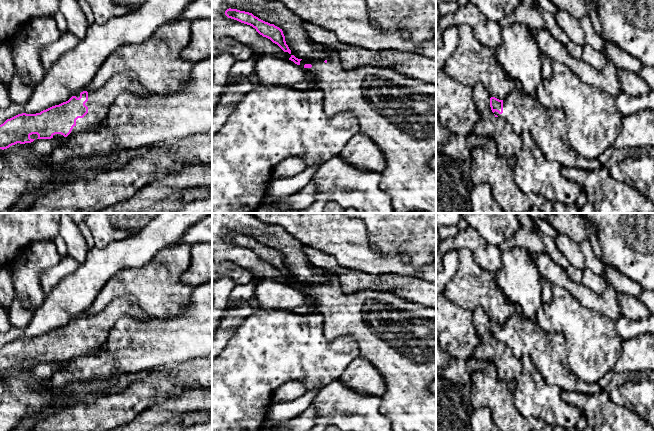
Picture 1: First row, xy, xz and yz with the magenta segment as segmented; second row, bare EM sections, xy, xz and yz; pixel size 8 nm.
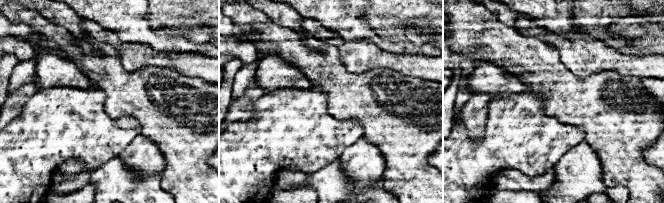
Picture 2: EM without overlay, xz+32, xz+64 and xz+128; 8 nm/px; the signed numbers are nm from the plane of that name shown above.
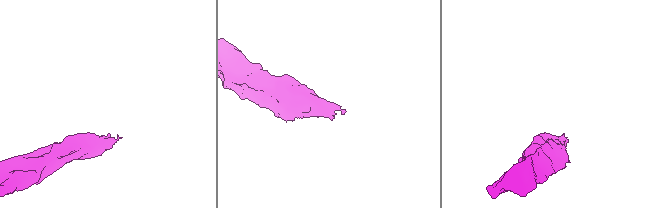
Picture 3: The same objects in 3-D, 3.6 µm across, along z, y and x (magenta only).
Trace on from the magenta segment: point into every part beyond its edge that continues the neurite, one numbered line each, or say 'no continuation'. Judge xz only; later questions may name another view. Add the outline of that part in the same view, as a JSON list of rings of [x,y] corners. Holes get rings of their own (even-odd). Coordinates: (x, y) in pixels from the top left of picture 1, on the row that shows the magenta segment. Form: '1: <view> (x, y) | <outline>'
1: xz (398, 113) | [[[326,46],[323,48],[329,53],[326,63],[325,60],[302,59],[300,66],[323,92],[325,114],[331,117],[351,112],[358,120],[360,131],[383,152],[386,167],[381,172],[380,188],[391,197],[395,213],[436,213],[436,171],[428,166],[428,161],[436,154],[436,86],[385,67],[360,66],[346,70],[336,52]]]

